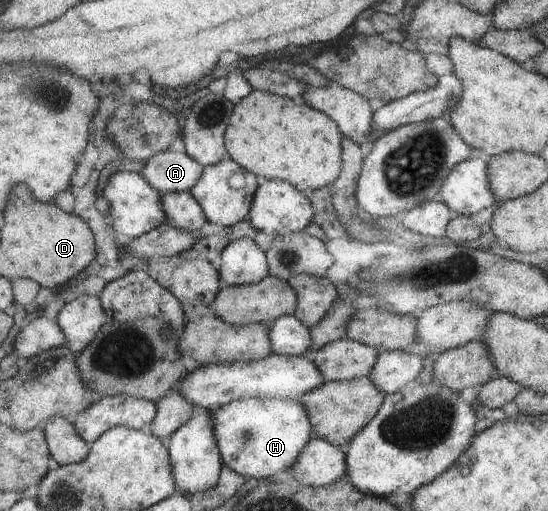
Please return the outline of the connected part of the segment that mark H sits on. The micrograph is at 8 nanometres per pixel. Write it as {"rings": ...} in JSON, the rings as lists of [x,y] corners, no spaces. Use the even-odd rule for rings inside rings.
{"rings":[[[270,354],[269,357],[251,362],[201,365],[186,374],[179,392],[199,409],[209,409],[214,416],[214,431],[222,460],[240,475],[257,481],[284,478],[287,470],[297,464],[302,450],[313,438],[306,408],[296,399],[325,384],[318,366],[306,354],[287,356]]]}

